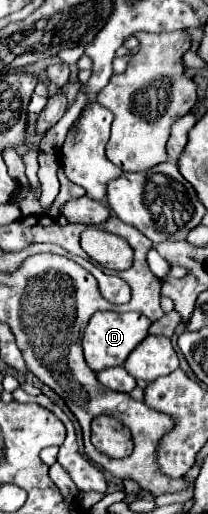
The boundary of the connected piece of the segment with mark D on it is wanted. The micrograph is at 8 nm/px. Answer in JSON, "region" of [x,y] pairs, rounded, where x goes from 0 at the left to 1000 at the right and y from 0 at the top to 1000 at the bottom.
{"region":[[[466,605],[428,632],[409,636],[399,652],[399,683],[418,710],[466,726],[514,714],[591,710],[611,691],[707,656],[726,625],[678,609],[553,609],[553,605]]]}

